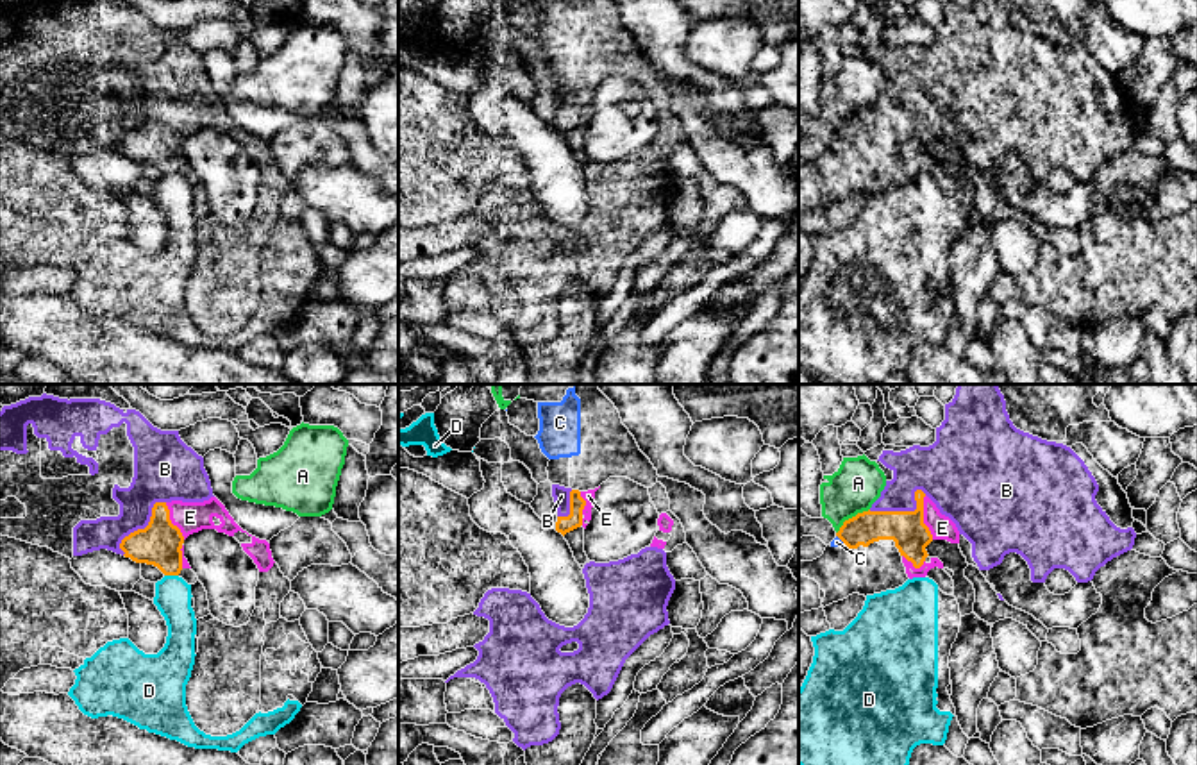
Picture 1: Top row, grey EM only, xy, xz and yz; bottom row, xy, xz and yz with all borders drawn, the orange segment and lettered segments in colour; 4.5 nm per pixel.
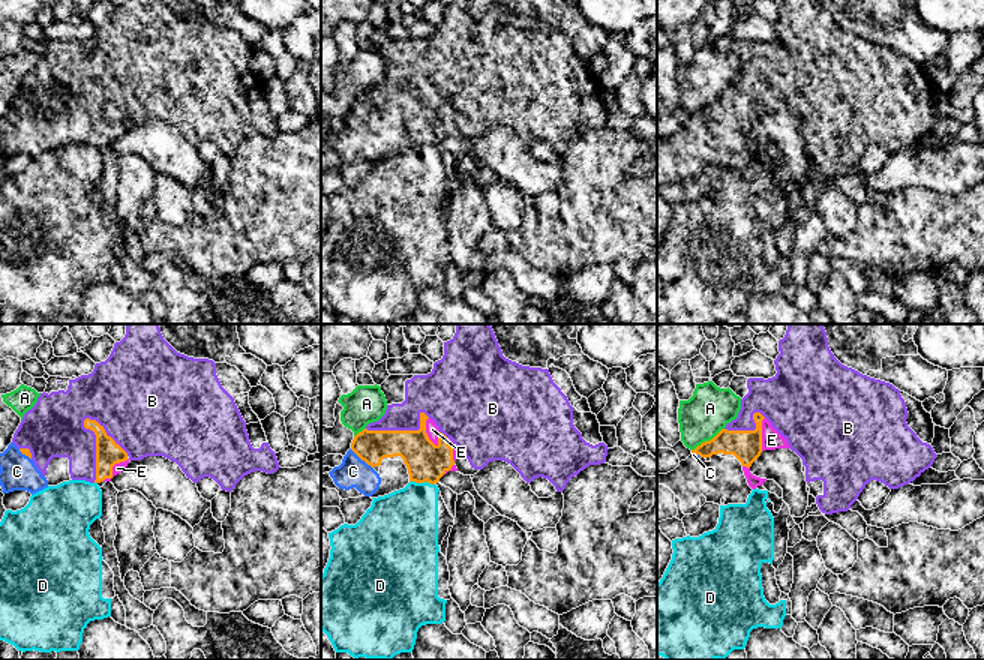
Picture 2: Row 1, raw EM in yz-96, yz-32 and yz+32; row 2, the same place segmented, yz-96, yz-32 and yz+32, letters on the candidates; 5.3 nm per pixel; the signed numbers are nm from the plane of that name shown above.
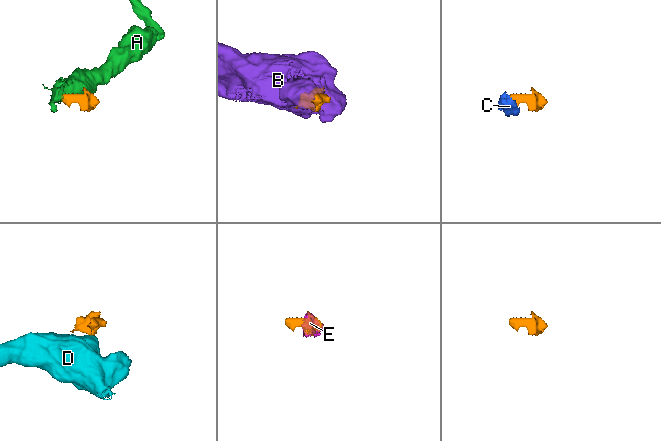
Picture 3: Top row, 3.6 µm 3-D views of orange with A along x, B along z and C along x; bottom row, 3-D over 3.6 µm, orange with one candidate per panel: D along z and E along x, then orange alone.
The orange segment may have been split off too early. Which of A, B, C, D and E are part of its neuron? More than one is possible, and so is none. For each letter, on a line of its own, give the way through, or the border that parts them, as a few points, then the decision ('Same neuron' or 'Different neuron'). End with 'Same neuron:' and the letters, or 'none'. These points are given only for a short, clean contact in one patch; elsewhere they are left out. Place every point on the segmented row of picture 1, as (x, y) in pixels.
A: Boundary: yz (869, 508), (849, 517), (837, 533). Different neuron
B: Same neuron
C: Same neuron
D: Boundary: xy (165, 574), (177, 576). Different neuron
E: Same neuron
Same neuron: B, C, E

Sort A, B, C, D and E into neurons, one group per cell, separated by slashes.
A / B C E / D

